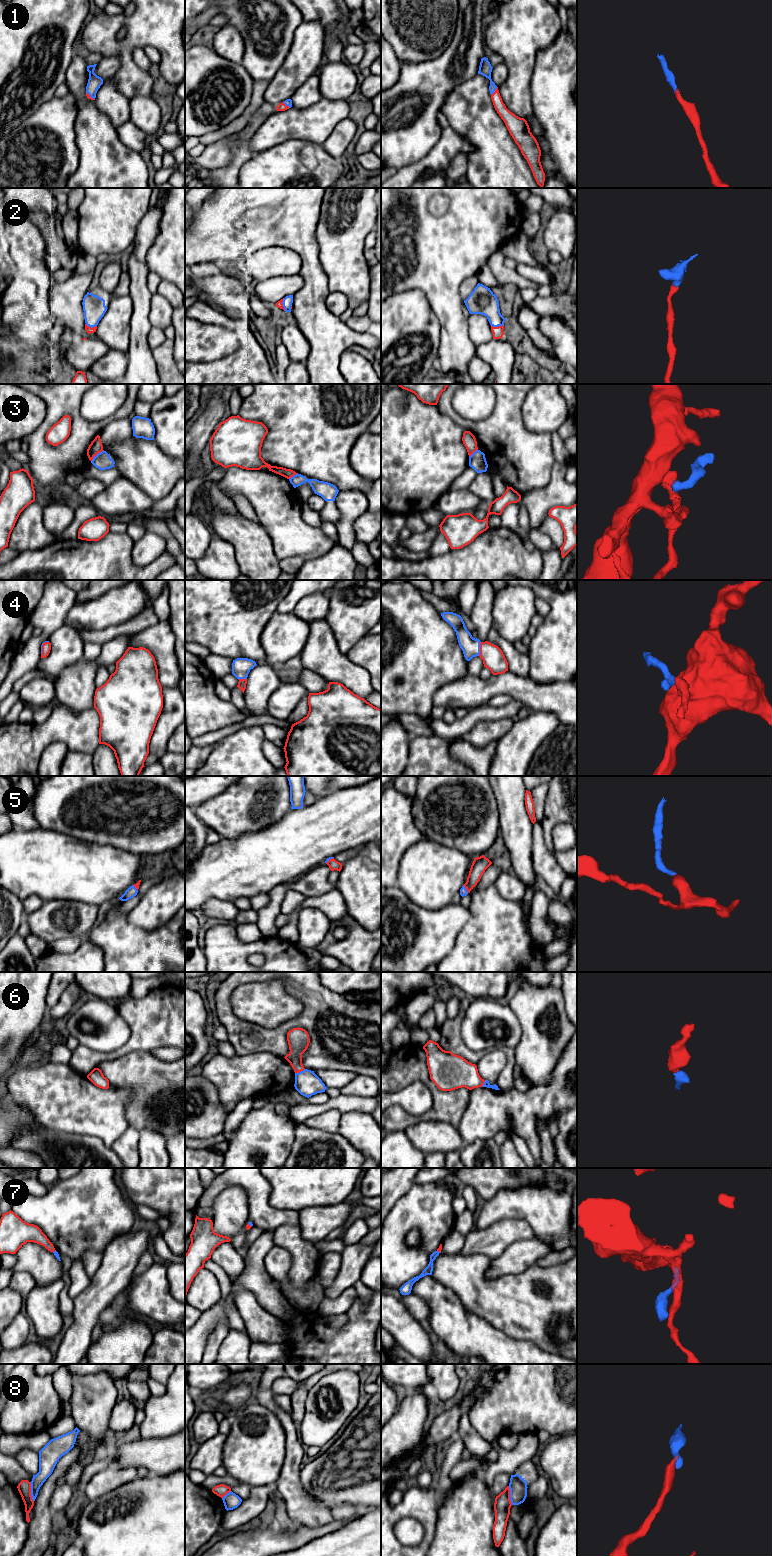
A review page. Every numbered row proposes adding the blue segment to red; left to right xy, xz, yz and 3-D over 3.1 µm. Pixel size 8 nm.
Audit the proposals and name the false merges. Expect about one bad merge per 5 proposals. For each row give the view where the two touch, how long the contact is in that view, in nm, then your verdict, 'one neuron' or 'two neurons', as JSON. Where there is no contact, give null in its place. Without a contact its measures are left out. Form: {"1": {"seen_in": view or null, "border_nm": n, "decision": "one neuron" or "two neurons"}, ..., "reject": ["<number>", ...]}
{"1": {"seen_in": "yz", "border_nm": 80, "decision": "one neuron"}, "2": {"seen_in": "yz", "border_nm": 110, "decision": "one neuron"}, "3": {"seen_in": "xy", "border_nm": 140, "decision": "two neurons"}, "4": {"seen_in": "yz", "border_nm": 120, "decision": "one neuron"}, "5": {"seen_in": "yz", "border_nm": 80, "decision": "one neuron"}, "6": {"seen_in": "xz", "border_nm": 90, "decision": "one neuron"}, "7": {"seen_in": "xz", "border_nm": 50, "decision": "one neuron"}, "8": {"seen_in": "xy", "border_nm": 160, "decision": "two neurons"}, "reject": ["3", "8"]}

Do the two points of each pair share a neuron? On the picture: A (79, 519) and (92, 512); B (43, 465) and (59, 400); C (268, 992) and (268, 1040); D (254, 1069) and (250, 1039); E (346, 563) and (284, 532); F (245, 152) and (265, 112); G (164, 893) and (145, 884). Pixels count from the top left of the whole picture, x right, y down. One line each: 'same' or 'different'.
A: same
B: same
C: different
D: different
E: different
F: same
G: different

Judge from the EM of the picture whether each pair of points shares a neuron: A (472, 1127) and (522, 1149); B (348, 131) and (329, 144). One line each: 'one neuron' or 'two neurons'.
A: two neurons
B: one neuron

